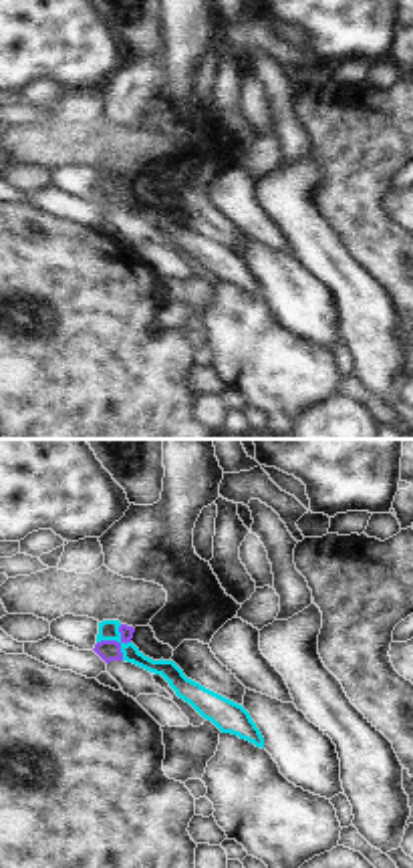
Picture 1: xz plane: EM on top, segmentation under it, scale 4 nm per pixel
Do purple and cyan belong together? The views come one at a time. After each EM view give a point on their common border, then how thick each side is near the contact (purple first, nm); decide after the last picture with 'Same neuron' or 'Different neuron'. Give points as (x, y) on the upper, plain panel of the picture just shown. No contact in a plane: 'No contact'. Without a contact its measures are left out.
Touches purple at (113, 190). Thickness 80 nm (purple) against 80 nm

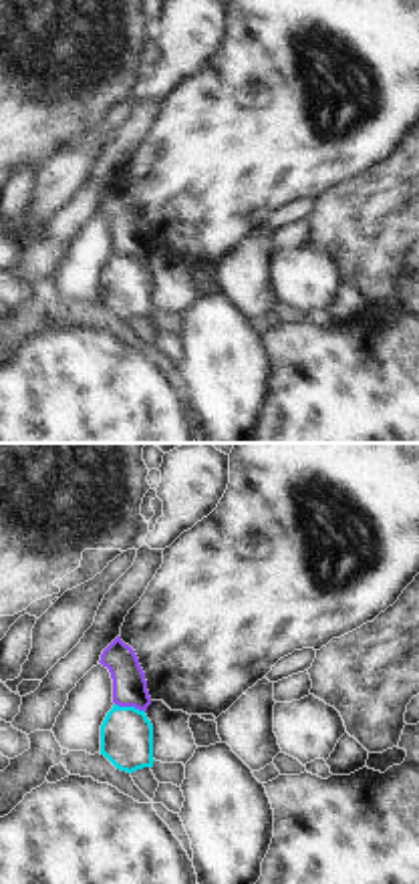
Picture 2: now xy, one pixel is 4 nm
Touches purple at (129, 254). Thickness 140 nm (purple) against 200 nm

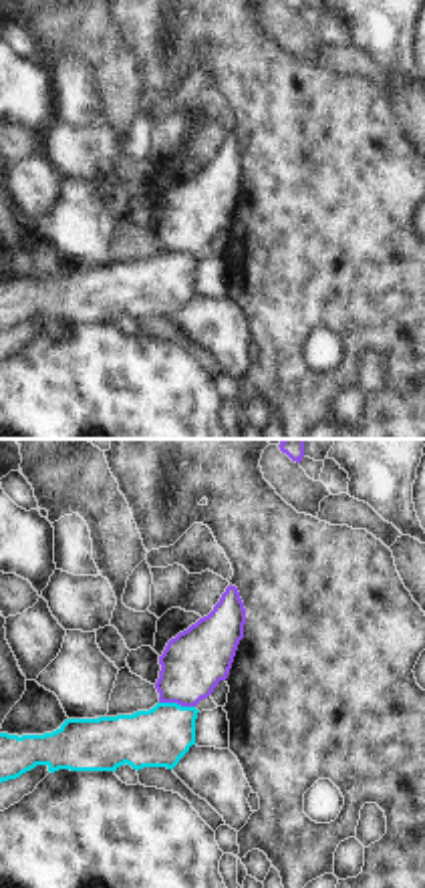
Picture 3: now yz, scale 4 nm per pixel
Touches purple at (178, 252). Thickness 260 nm (purple) against 240 nm

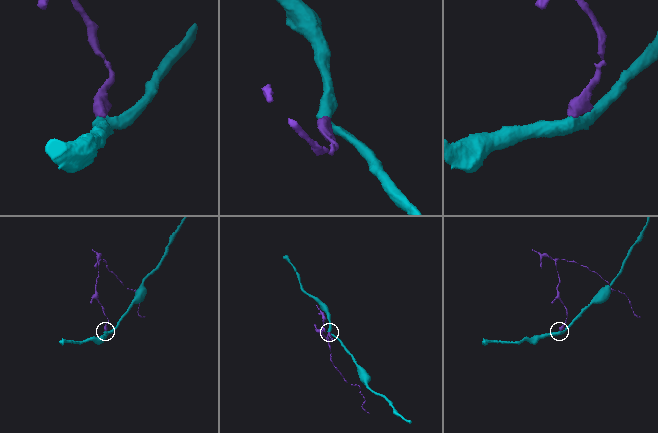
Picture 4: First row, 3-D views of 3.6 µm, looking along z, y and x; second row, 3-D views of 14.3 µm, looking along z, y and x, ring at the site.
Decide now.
Different neuron

